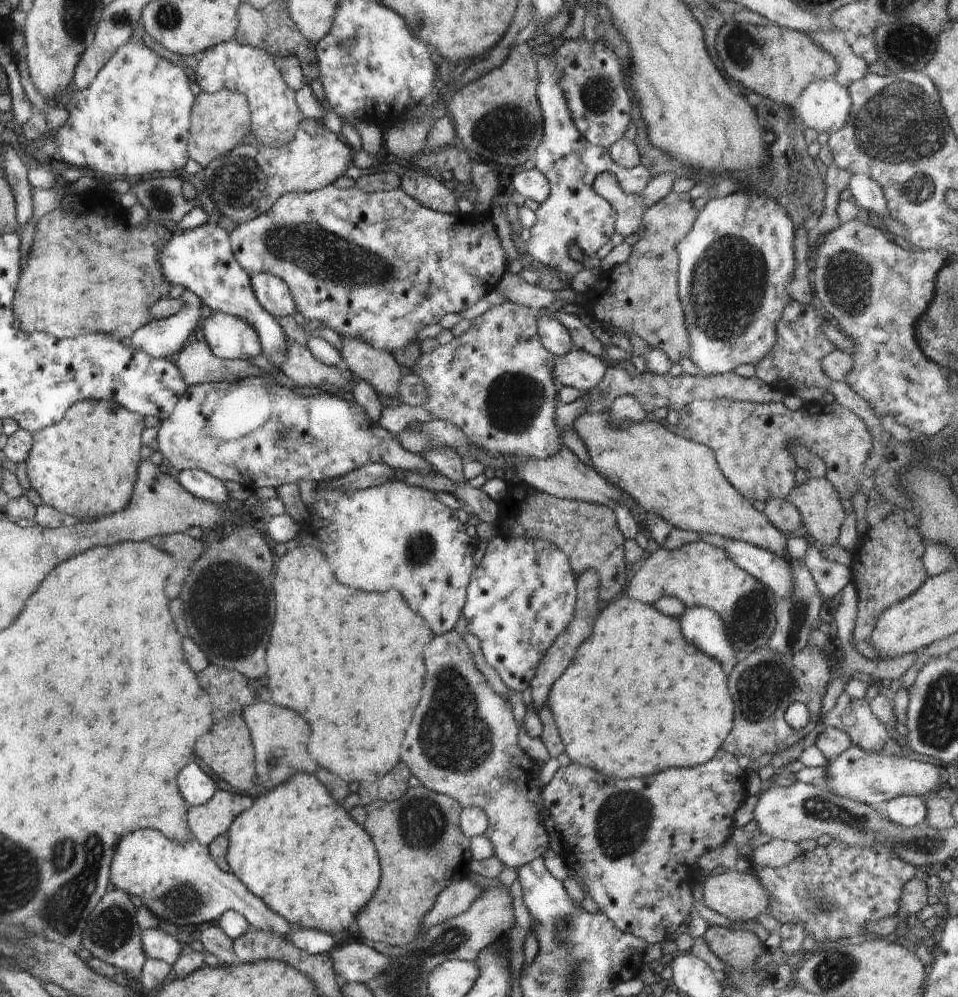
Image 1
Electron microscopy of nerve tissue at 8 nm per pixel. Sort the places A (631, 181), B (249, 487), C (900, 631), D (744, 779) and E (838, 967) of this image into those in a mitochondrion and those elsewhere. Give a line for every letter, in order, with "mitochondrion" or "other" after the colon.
A: other
B: other
C: other
D: other
E: mitochondrion

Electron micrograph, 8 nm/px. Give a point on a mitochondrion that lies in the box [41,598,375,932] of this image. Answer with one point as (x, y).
(182, 900)

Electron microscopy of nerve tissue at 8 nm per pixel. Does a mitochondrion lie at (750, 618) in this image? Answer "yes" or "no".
yes

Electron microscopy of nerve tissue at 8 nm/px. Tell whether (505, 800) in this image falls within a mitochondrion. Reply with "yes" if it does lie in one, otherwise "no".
no

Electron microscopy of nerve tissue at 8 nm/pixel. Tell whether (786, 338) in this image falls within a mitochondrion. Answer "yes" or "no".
no

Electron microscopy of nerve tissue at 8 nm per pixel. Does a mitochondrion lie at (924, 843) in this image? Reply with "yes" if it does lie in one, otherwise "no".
yes

